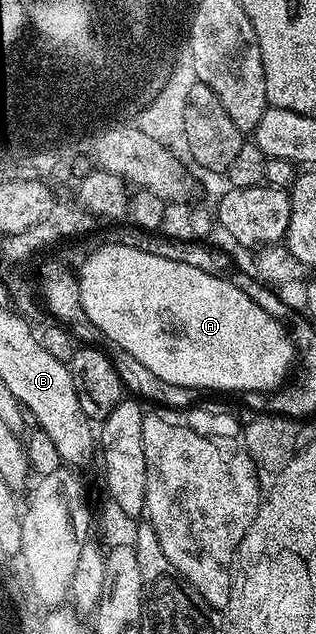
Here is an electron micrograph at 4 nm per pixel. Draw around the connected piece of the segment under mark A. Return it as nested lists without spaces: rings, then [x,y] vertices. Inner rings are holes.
[[[102,243],[98,247],[99,249],[95,253],[90,253],[87,257],[85,254],[84,260],[77,270],[80,307],[84,307],[84,315],[88,315],[88,319],[92,319],[92,323],[96,327],[100,327],[100,331],[104,331],[104,335],[108,335],[110,344],[124,347],[124,351],[129,351],[138,362],[144,363],[144,367],[148,367],[148,371],[152,371],[152,375],[164,379],[164,383],[172,383],[178,387],[196,388],[201,391],[219,389],[222,393],[266,393],[266,395],[270,395],[281,390],[287,384],[286,376],[289,375],[290,368],[293,370],[296,365],[296,352],[291,330],[278,322],[272,315],[268,315],[260,303],[254,303],[248,299],[248,296],[240,291],[239,287],[233,285],[229,276],[218,277],[219,275],[215,275],[213,272],[194,267],[192,263],[176,262],[173,259],[164,258],[161,254],[148,254],[137,249],[136,246],[128,246],[125,243]]]

